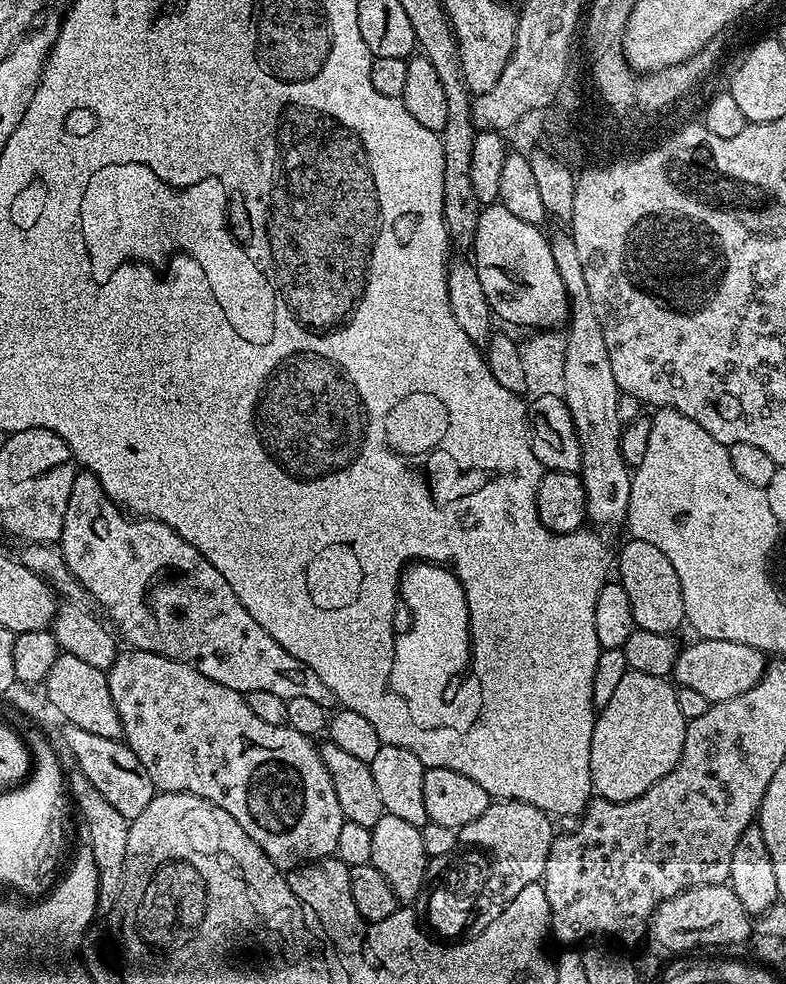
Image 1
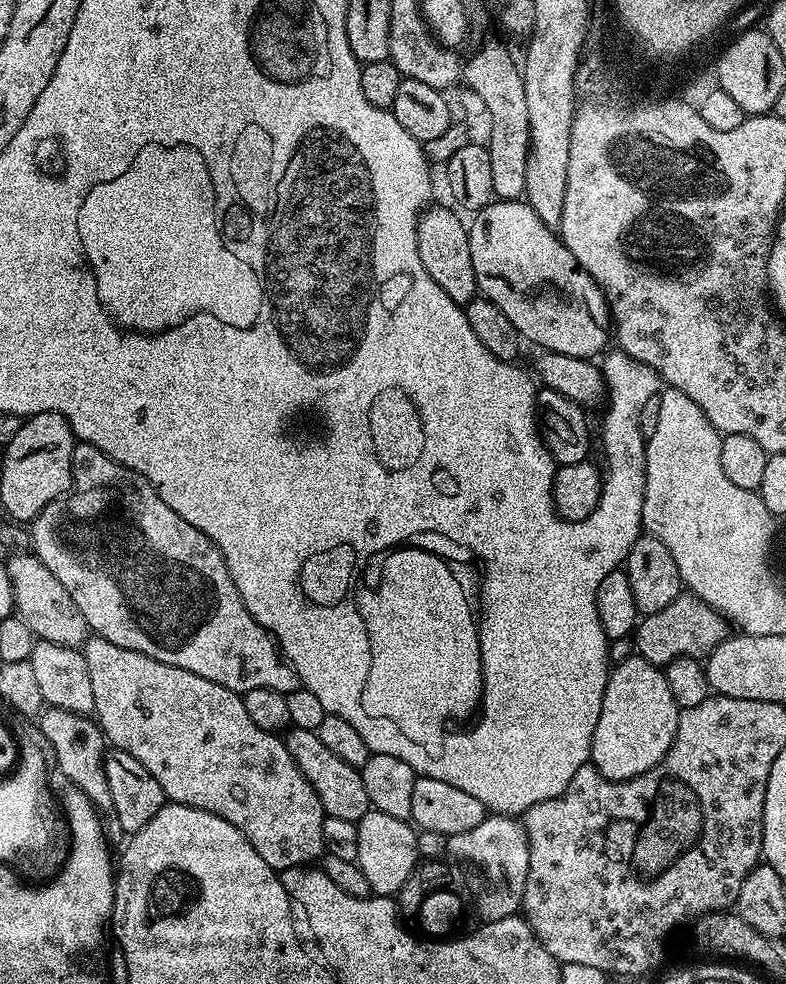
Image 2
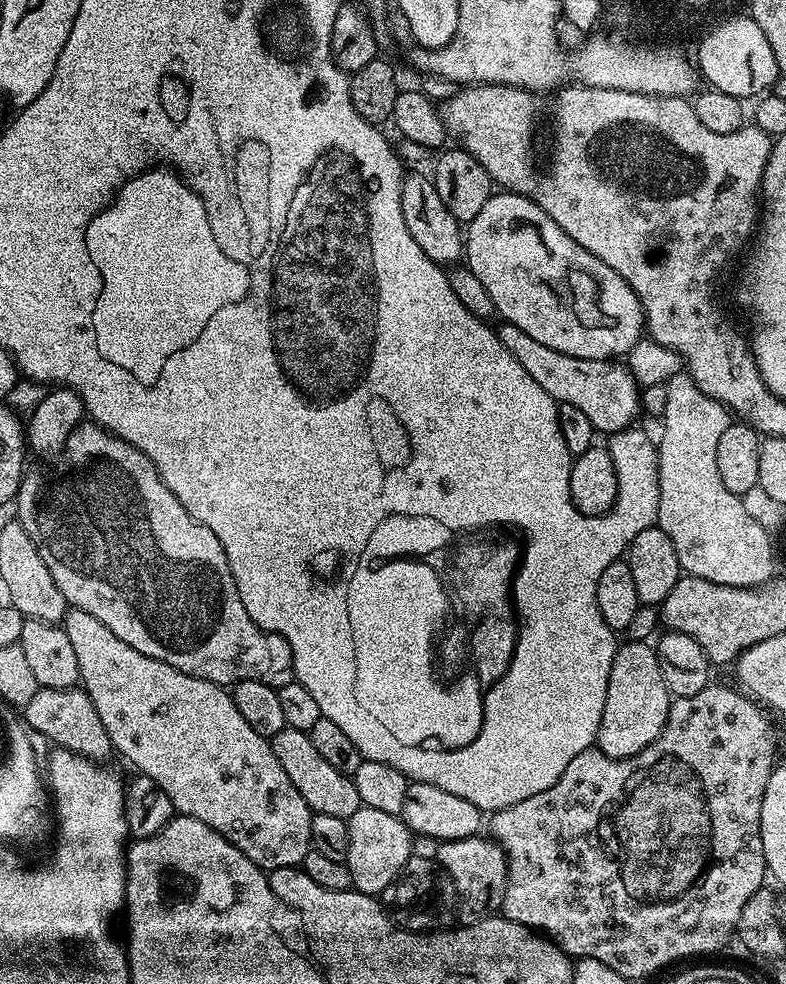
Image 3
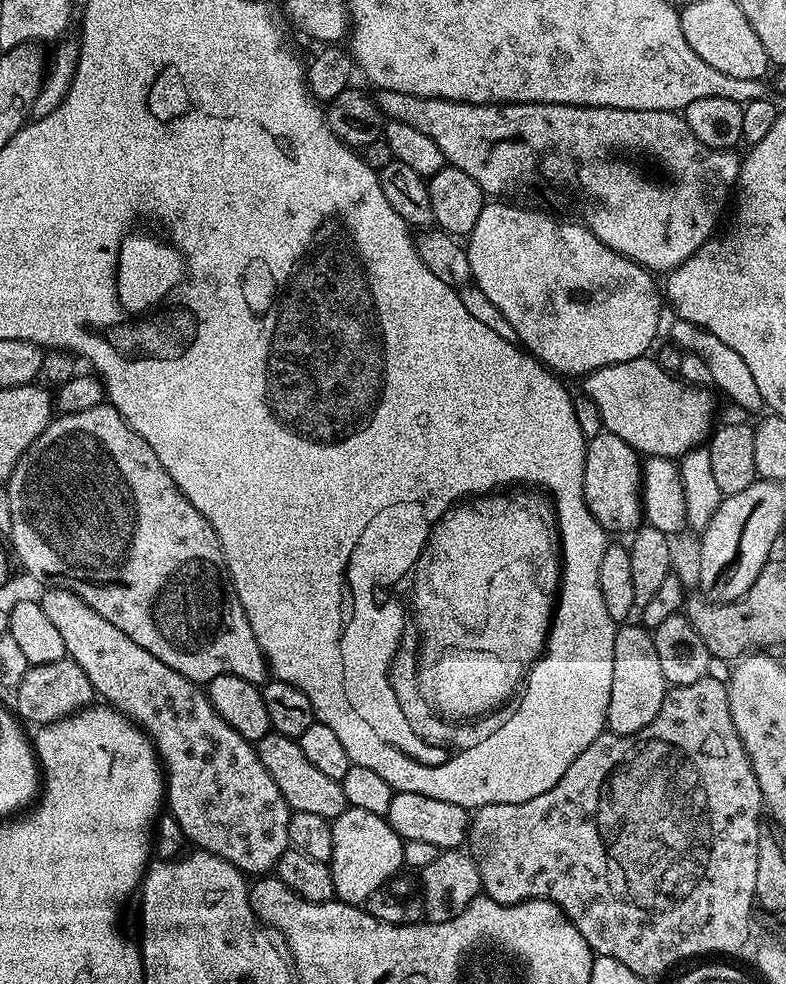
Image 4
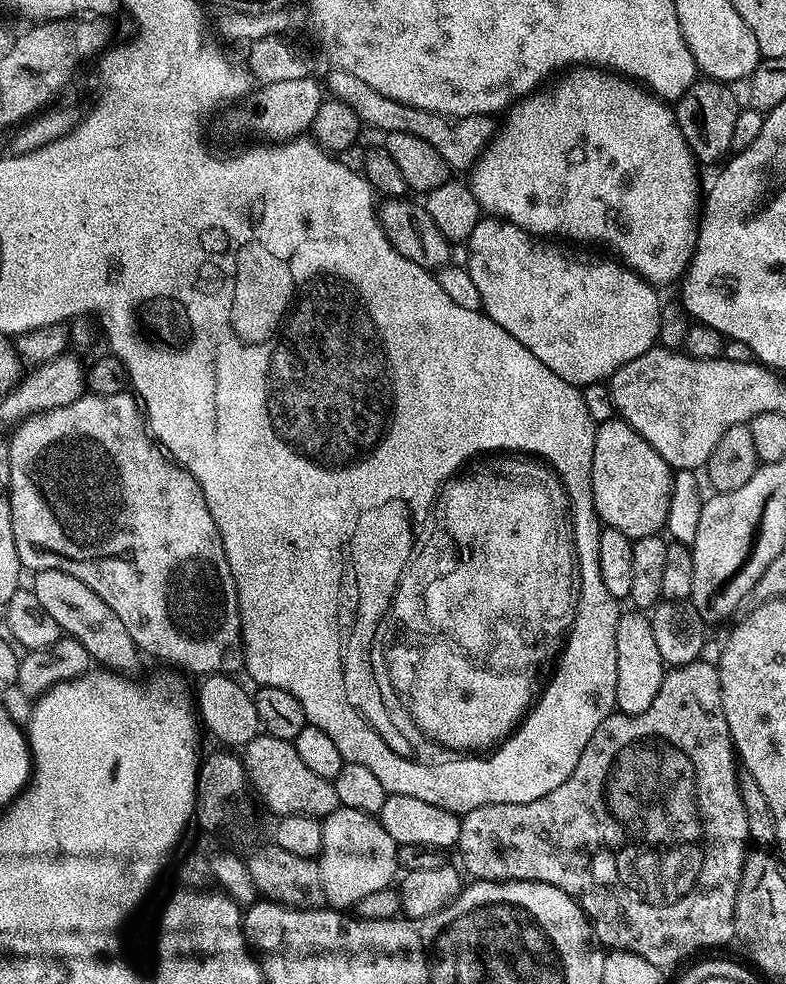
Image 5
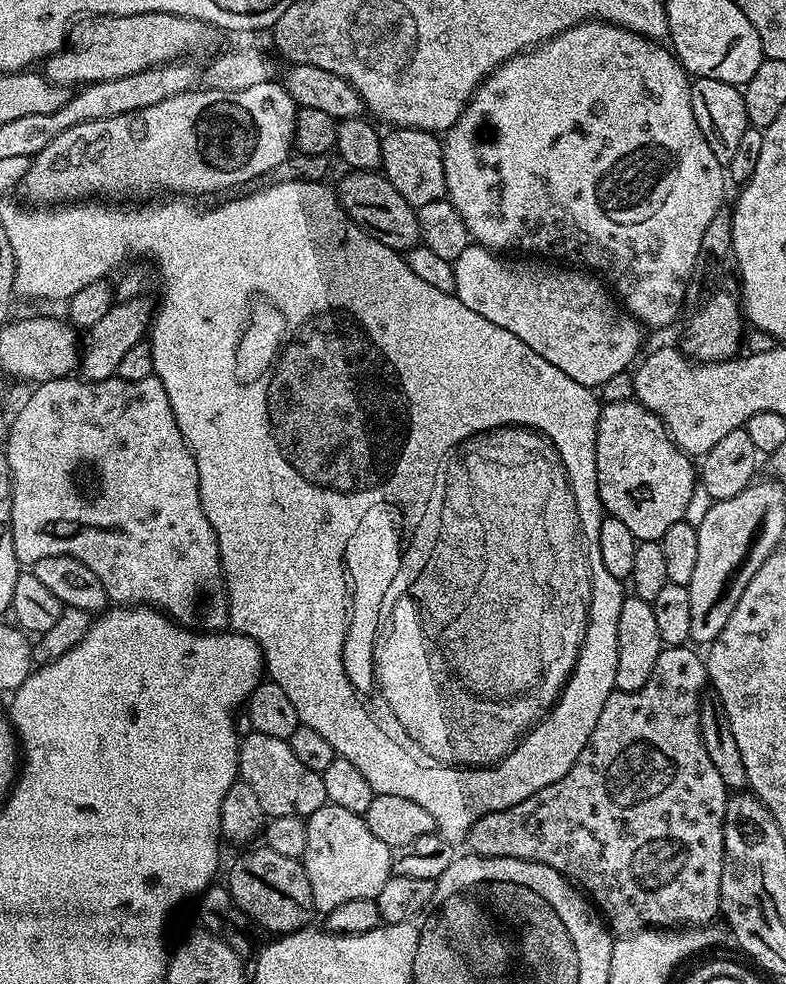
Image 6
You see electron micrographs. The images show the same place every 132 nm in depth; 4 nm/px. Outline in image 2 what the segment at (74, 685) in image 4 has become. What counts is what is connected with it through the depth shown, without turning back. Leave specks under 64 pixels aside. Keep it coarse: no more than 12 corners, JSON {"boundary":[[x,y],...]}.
{"boundary":[[49,707],[39,717],[51,759],[120,836],[99,723]]}

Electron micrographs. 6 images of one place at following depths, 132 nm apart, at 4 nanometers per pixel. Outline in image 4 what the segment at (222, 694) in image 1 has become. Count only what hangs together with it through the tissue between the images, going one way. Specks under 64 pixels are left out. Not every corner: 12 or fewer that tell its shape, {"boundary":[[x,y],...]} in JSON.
{"boundary":[[55,586],[67,659],[144,729],[166,808],[245,874],[293,811],[201,685]]}

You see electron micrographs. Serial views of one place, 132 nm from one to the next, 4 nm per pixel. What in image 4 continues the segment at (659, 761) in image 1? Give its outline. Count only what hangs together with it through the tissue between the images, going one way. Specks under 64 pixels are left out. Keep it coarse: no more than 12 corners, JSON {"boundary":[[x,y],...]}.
{"boundary":[[617,627],[607,731],[650,726],[669,687],[651,631]]}

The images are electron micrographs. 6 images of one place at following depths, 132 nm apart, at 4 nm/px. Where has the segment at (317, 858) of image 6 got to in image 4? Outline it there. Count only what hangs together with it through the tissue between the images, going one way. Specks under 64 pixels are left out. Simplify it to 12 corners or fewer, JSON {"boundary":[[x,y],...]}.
{"boundary":[[385,817],[332,821],[335,899],[364,901],[404,868]]}

